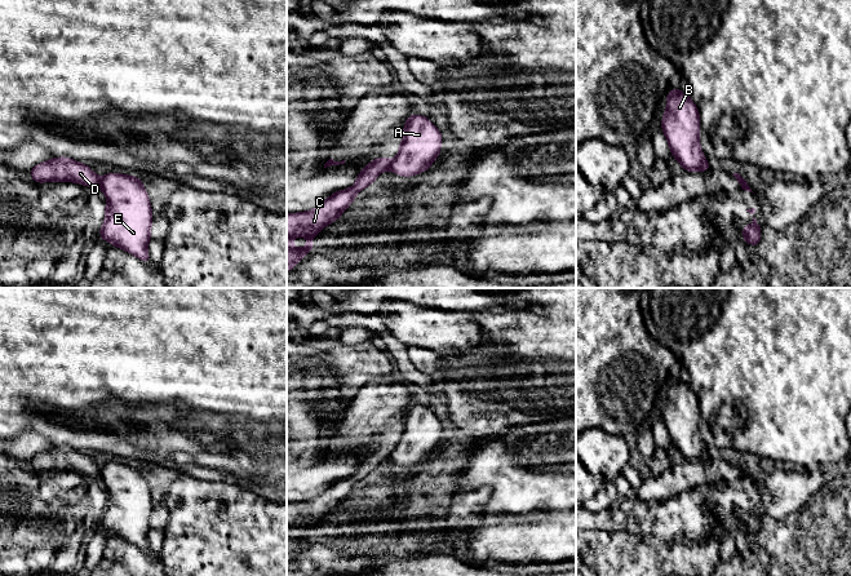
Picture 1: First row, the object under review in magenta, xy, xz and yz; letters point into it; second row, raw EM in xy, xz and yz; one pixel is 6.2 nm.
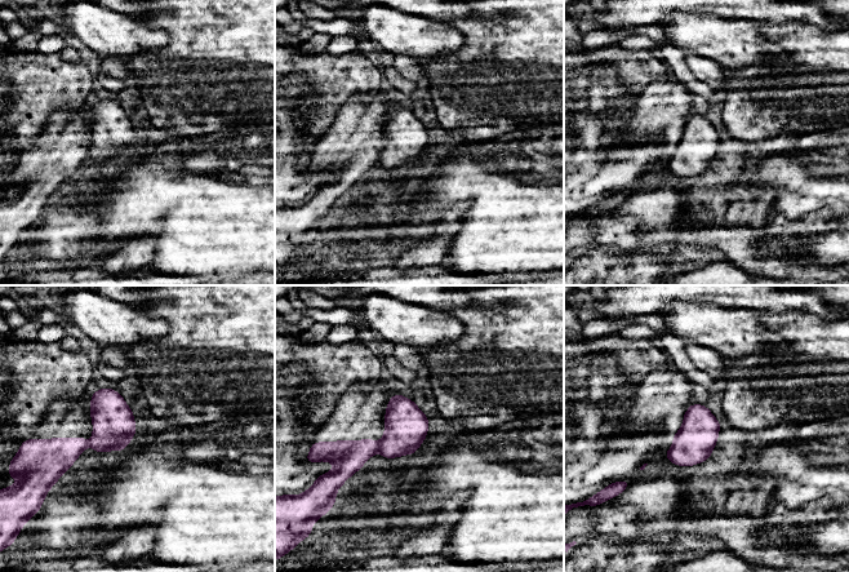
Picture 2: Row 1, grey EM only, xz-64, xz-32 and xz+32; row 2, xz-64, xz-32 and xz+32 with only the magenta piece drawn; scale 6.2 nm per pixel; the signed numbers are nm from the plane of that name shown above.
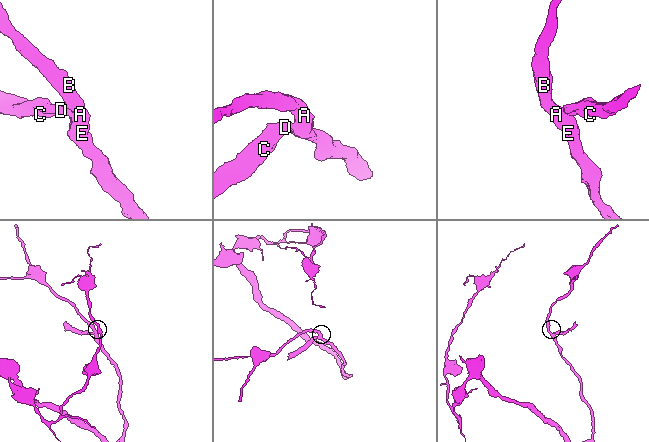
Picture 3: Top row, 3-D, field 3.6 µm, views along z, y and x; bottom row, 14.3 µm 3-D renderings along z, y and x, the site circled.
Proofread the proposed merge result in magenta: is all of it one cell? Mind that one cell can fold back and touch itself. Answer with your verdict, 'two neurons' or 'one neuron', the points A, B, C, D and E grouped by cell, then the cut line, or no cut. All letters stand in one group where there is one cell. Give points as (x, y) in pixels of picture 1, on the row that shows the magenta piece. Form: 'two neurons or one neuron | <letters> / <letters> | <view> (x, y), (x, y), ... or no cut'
two neurons | A B E / C D | xy (98, 180), (100, 186)

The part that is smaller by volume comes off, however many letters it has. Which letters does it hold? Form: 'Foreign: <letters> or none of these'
Foreign: C, D

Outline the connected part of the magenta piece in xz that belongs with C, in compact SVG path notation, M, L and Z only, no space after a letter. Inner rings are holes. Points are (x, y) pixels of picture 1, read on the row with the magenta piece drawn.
M378 156L369 161L358 174L353 187L336 191L328 199L309 212L287 214L287 271L289 273L309 252L316 247L311 240L328 223L333 223L354 201L356 194L364 190L368 185L376 182L376 177L386 170L390 160ZM302 234L309 242L303 249L292 248L291 244L297 235Z

